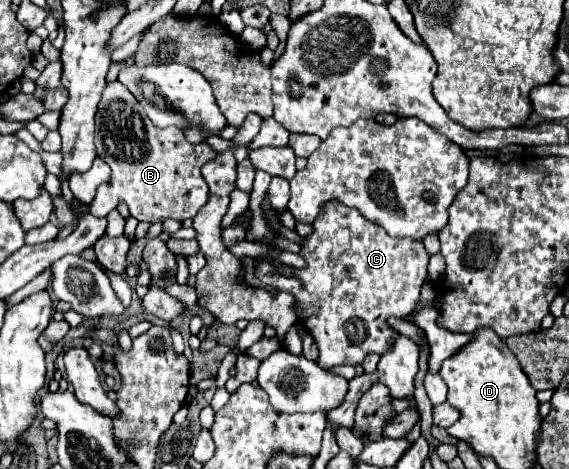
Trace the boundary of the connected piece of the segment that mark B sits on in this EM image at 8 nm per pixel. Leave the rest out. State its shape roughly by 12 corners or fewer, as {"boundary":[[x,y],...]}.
{"boundary":[[120,81],[96,113],[114,169],[90,213],[192,219],[218,153],[154,127]]}

